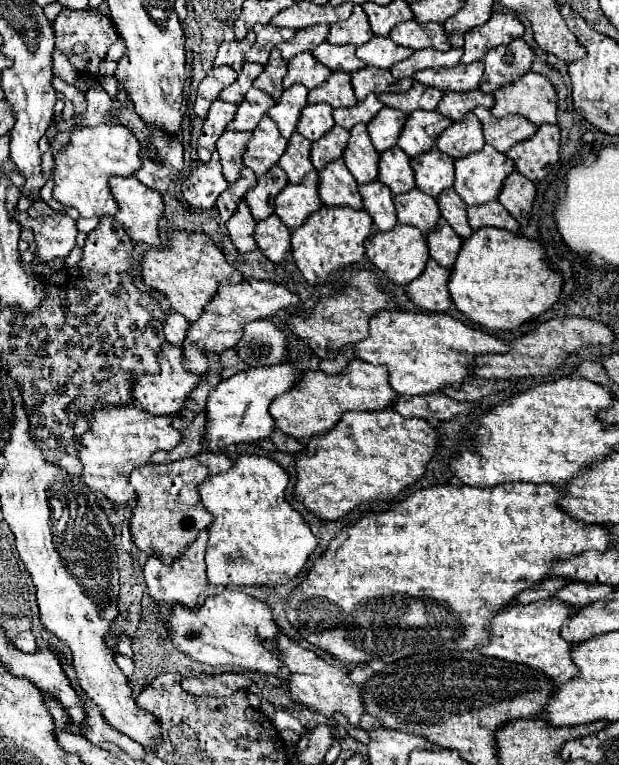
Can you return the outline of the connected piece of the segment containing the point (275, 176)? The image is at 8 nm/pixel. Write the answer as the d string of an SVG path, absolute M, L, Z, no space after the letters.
M273 166L267 174L259 176L259 184L245 194L247 206L255 220L265 220L275 212L275 198L287 184L287 174L279 166Z

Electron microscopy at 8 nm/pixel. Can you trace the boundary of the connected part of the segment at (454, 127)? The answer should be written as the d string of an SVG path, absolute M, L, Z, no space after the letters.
M467 114L463 120L453 122L439 138L437 148L451 156L453 160L463 158L471 152L477 152L485 146L483 138L483 126L479 124L479 118L473 114Z

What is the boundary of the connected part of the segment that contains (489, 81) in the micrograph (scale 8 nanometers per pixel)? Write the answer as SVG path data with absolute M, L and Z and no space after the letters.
M519 38L513 40L507 46L497 46L493 50L489 50L483 58L485 64L485 74L481 78L479 88L483 92L495 92L505 84L517 82L523 74L527 74L531 70L533 64L533 50L531 46Z

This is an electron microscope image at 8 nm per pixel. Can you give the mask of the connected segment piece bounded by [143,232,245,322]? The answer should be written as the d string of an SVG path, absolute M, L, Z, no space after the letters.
M173 232L169 246L161 250L149 250L143 258L143 282L167 296L171 308L183 314L189 322L195 322L205 306L215 298L221 284L239 284L245 276L229 266L221 248L207 234Z

